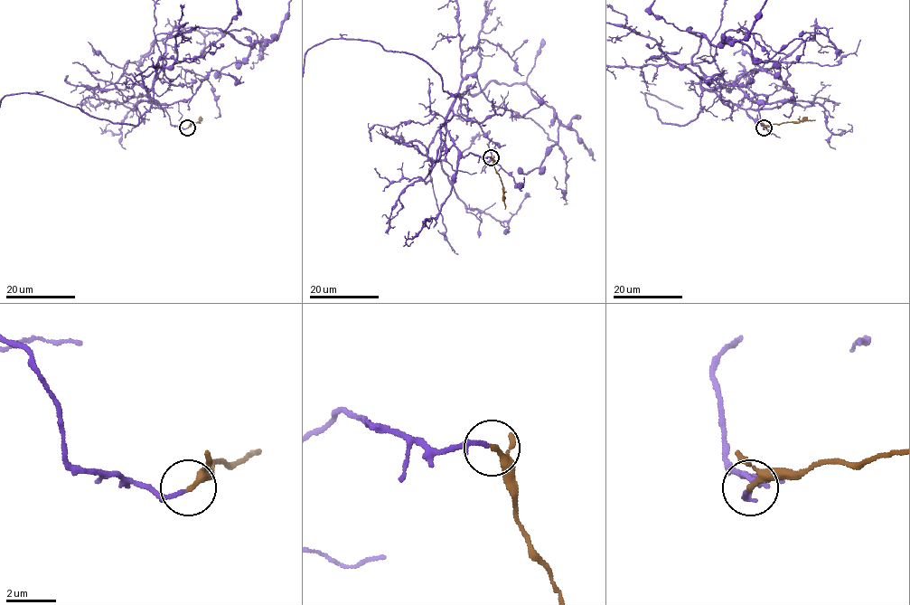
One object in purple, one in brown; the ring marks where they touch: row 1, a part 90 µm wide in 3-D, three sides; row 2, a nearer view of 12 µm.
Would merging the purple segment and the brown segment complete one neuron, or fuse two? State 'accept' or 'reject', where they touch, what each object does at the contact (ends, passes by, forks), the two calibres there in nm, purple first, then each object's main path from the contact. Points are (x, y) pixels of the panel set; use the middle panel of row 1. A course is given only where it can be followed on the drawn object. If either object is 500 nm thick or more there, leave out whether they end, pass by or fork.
accept | (491, 157) | purple ends | brown passes by | 170/180 nm | purple via (490, 157), (464, 156), (446, 129), (457, 96), (426, 61), (328, 39) | brown via (491, 157), (501, 178), (505, 209)

